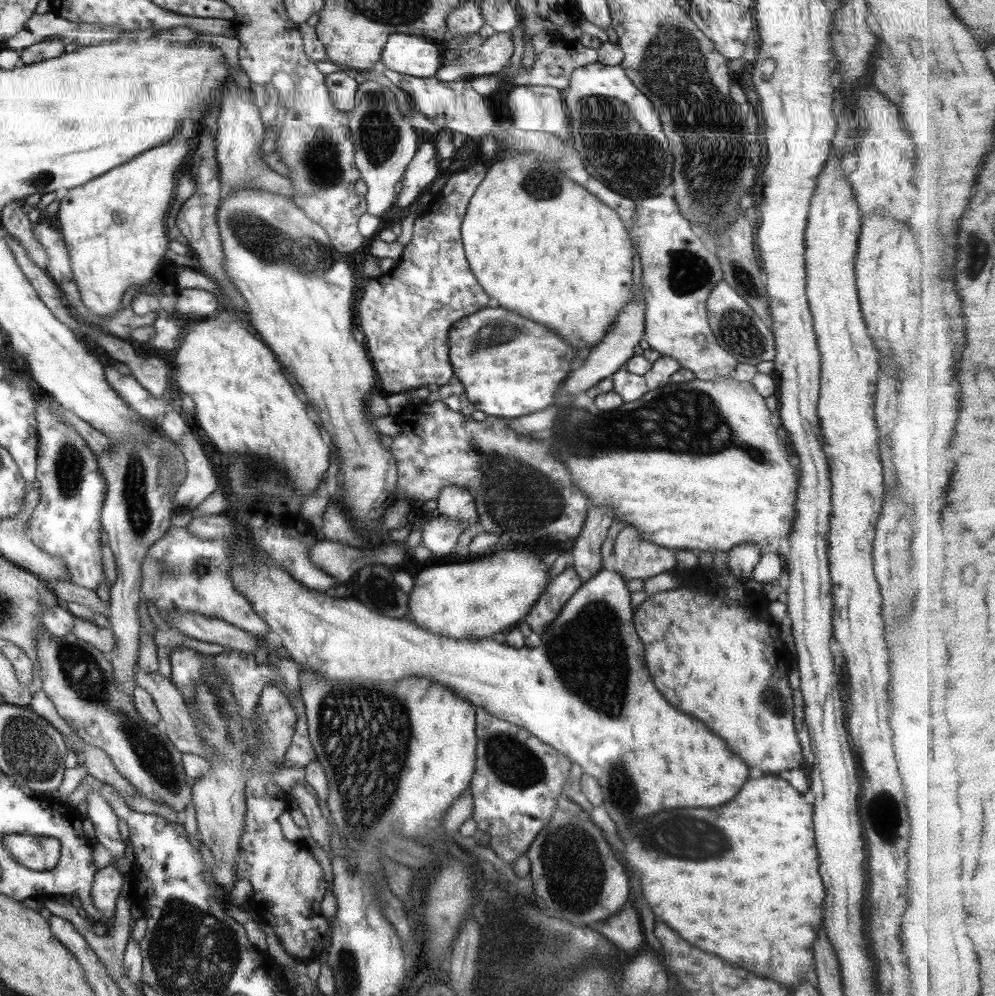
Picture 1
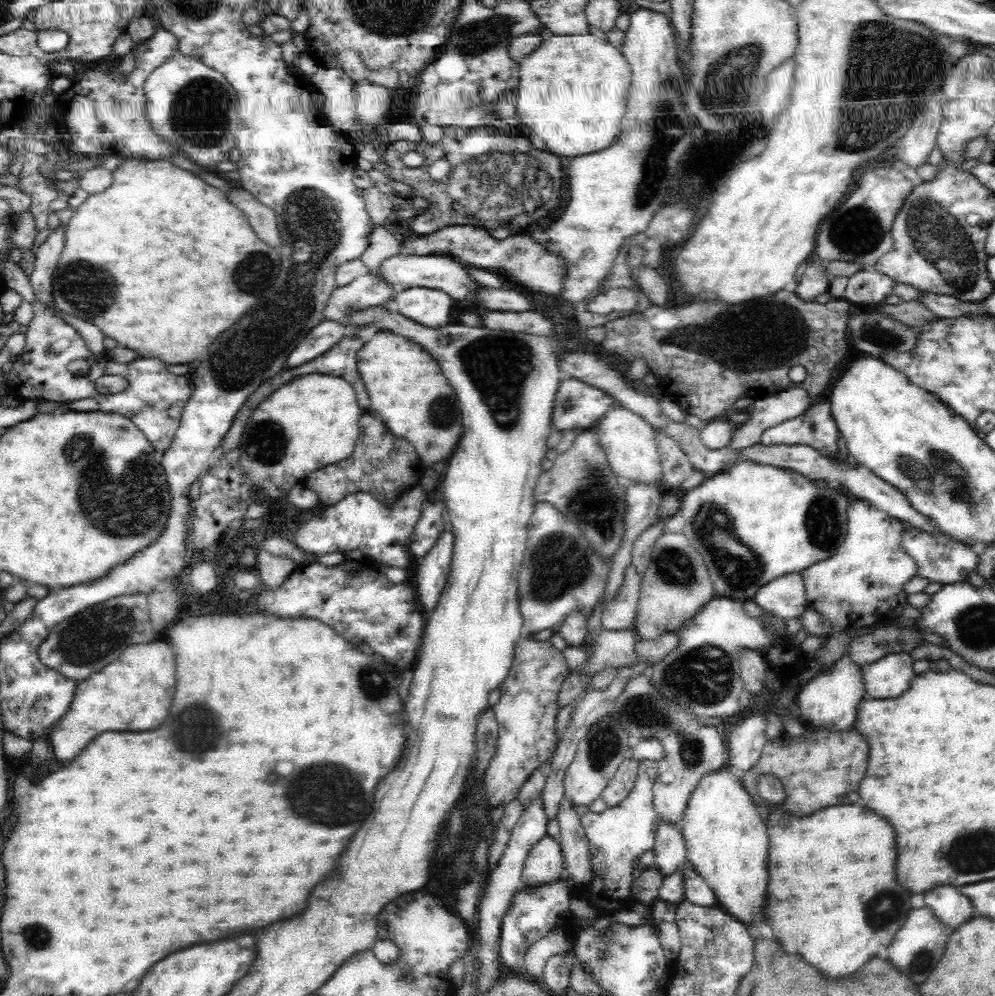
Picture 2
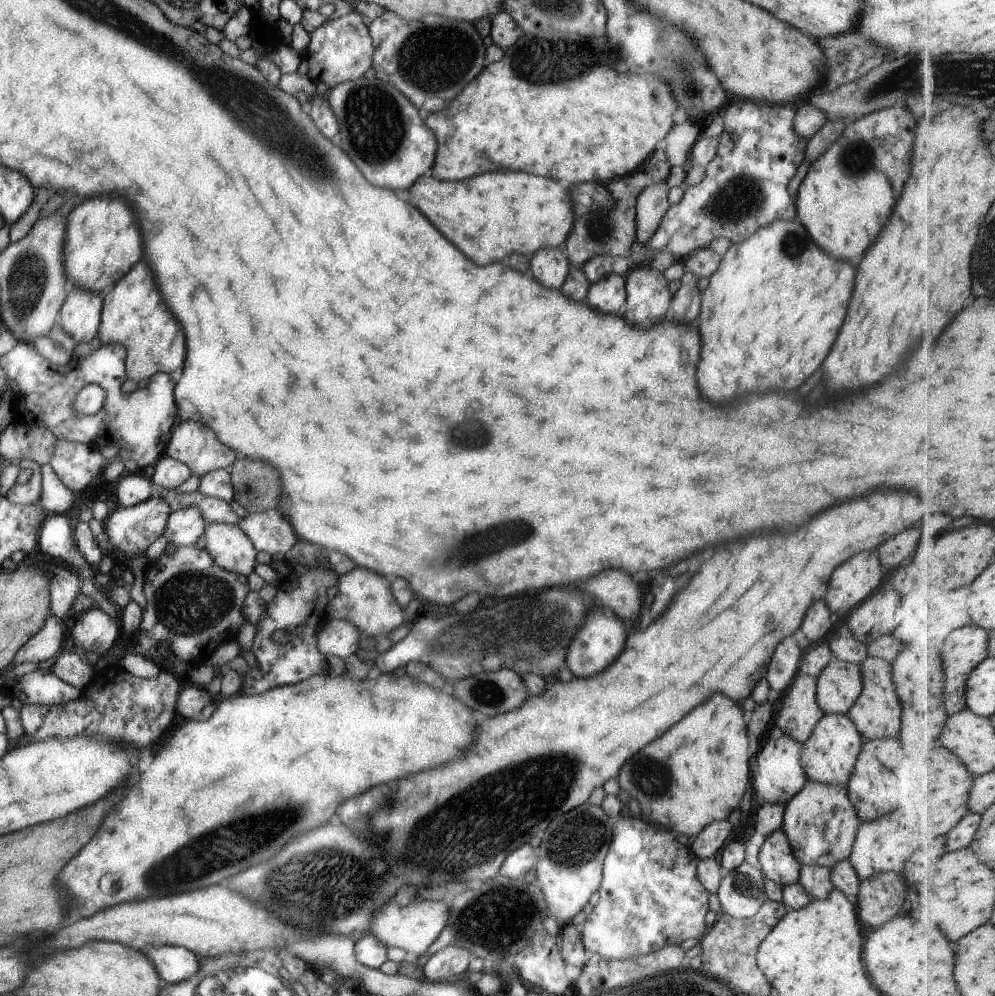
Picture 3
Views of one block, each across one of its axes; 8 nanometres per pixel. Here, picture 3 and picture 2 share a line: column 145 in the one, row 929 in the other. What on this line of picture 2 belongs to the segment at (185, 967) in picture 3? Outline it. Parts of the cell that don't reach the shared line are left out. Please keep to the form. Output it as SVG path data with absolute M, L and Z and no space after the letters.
M935 886L919 898L924 898L934 916L952 930L976 915L971 900L955 886Z

